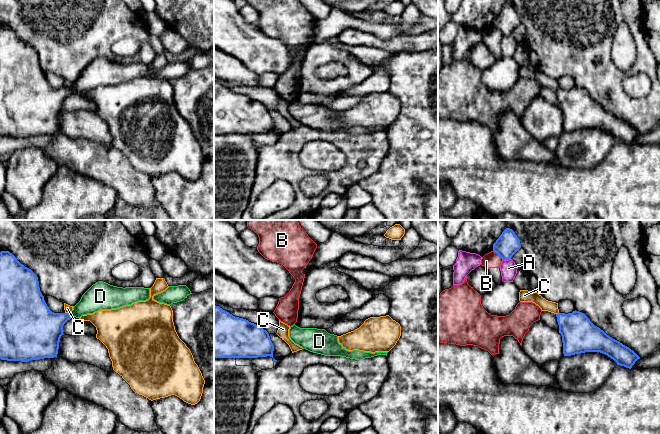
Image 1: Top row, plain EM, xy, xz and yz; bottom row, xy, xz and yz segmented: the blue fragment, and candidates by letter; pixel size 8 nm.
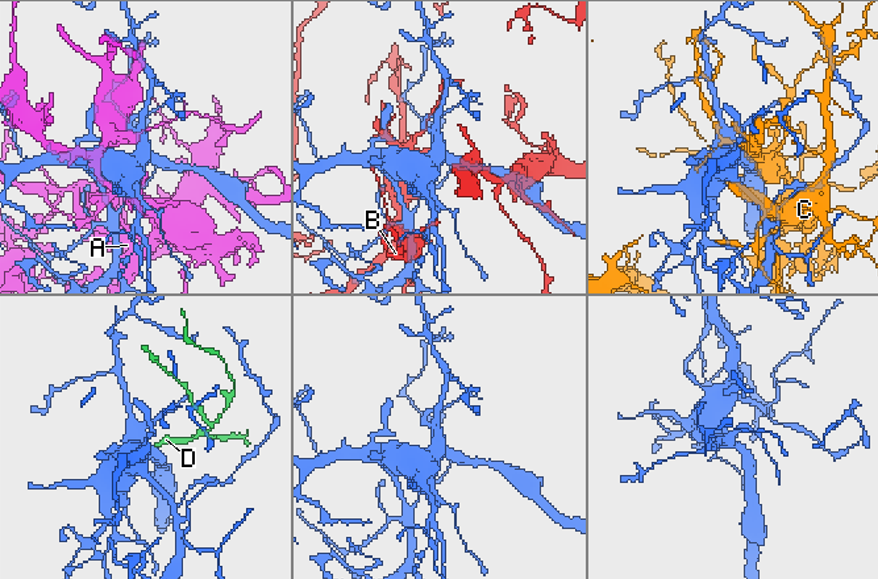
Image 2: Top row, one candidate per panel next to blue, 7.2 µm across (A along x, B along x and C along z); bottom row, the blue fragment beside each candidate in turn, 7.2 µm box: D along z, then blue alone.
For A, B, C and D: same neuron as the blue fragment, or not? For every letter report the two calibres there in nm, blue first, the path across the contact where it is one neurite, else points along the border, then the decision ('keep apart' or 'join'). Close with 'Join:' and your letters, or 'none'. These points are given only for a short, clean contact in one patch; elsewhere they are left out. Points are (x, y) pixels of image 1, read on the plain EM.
A: 180 nm thick on the blue side, 140 nm on the other; keep apart
B: 180 nm thick on the blue side, 130 nm on the other; keep apart
C: 340 nm thick on the blue side, 60 nm on the other; keep apart
D: 320 nm thick on the blue side, 190 nm on the other; runs through xy (42, 105), (69, 90), (75, 89), (95, 75); join
Join: D

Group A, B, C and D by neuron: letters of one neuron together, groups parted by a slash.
A / B / C / D

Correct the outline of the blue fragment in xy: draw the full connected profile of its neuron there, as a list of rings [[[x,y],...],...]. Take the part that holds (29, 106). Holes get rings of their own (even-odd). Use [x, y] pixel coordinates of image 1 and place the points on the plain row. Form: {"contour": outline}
{"contour": [[[9,27],[0,28],[0,135],[7,137],[29,138],[44,134],[57,133],[59,118],[63,109],[64,100],[72,93],[80,94],[82,91],[93,90],[100,86],[117,85],[131,81],[138,77],[150,74],[150,65],[144,63],[117,63],[103,57],[93,60],[73,82],[70,89],[54,89],[47,82],[39,63],[37,51],[21,40]]]}

